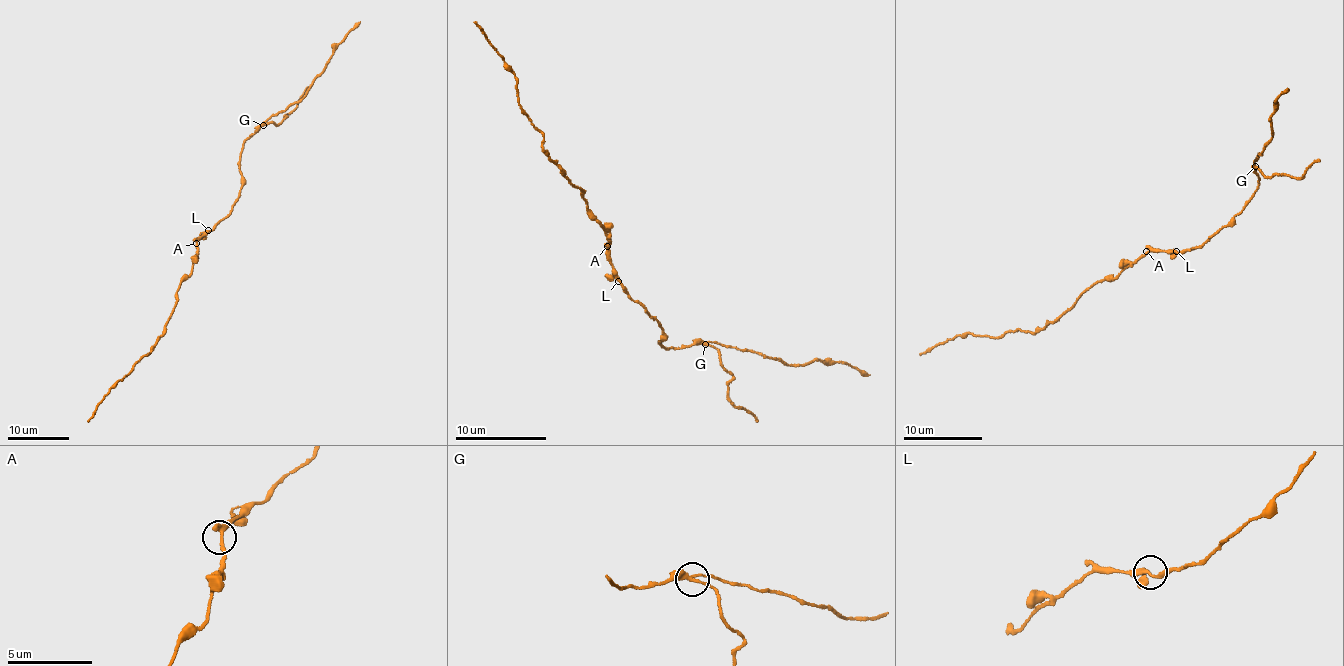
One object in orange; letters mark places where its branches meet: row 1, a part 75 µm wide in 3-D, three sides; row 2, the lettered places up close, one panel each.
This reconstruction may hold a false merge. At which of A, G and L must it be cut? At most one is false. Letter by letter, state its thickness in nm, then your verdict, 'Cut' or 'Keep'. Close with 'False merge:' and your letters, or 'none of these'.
A: Thickness 180 nm. Keep
G: Thickness 220 nm. Cut
L: Thickness 180 nm. Keep
False merge: G

